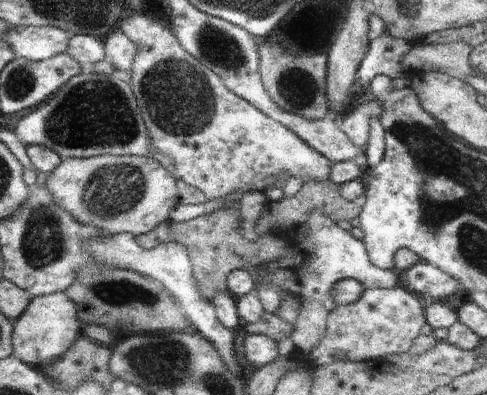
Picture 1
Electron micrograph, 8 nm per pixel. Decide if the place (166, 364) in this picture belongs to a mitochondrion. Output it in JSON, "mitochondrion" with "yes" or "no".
{"mitochondrion":"yes"}

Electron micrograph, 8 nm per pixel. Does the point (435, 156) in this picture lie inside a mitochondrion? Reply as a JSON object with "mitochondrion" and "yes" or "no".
{"mitochondrion":"yes"}

